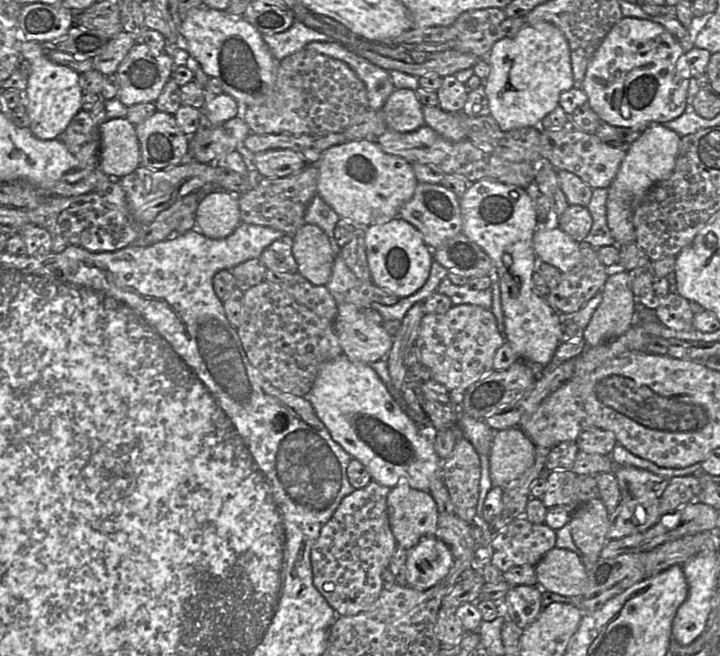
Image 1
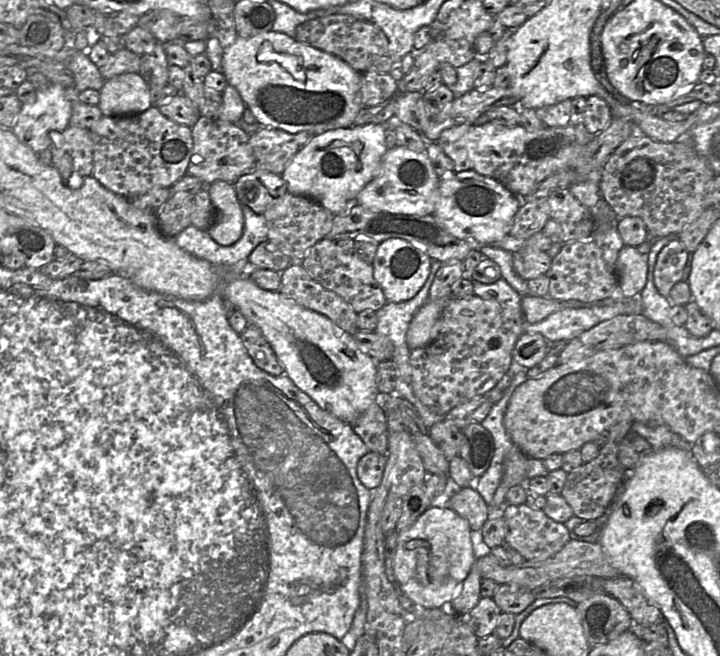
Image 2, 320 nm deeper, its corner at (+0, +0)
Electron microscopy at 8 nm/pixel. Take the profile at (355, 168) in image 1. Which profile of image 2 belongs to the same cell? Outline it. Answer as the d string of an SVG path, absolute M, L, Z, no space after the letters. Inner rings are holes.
M365 124L349 128L328 130L314 135L293 156L285 167L281 177L287 184L288 192L309 197L317 201L333 215L341 214L353 203L358 193L379 174L382 157L387 151L385 143L385 125Z

